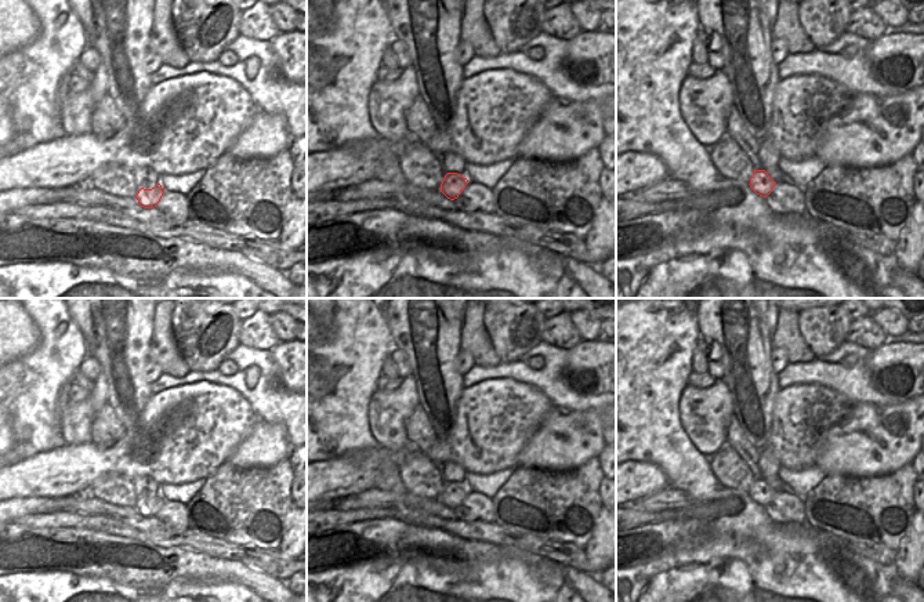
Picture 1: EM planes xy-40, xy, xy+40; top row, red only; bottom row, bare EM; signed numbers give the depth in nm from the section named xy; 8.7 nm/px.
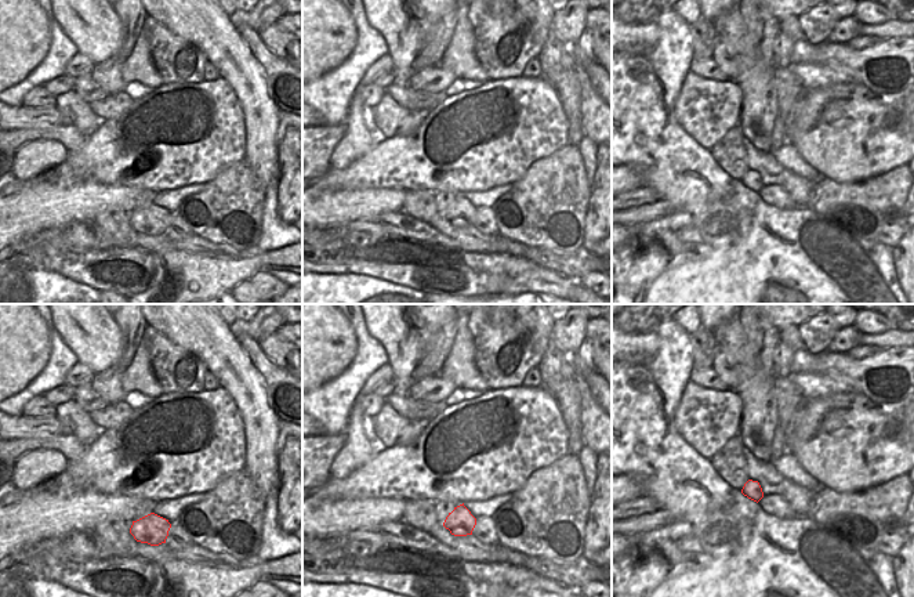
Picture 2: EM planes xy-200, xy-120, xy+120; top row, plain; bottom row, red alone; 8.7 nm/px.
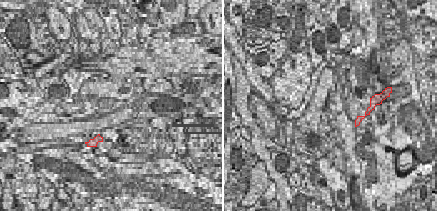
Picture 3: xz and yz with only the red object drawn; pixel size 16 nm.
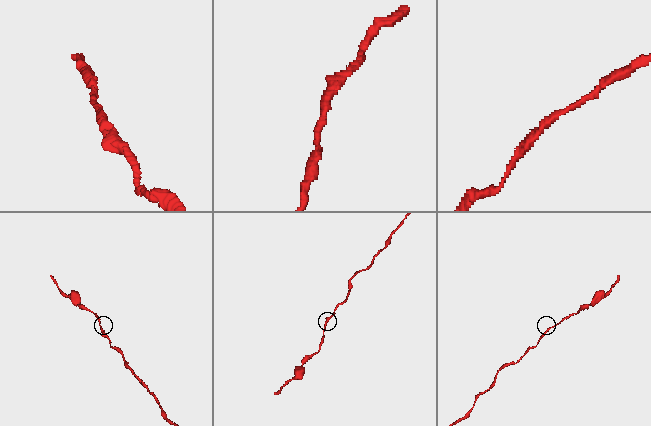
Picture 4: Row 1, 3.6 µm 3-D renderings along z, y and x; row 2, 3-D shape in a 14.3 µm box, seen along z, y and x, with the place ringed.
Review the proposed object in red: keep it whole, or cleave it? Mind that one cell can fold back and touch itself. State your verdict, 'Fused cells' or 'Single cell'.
Single cell.

